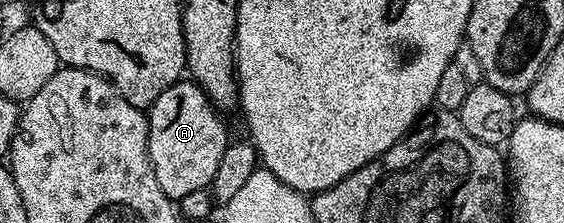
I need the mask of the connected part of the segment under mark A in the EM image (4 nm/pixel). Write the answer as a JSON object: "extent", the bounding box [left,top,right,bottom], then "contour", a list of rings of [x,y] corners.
{"extent":[148,80,228,200],"contour":[[[193,80],[174,82],[151,104],[148,111],[148,156],[160,192],[172,200],[206,190],[228,145],[223,115]]]}

